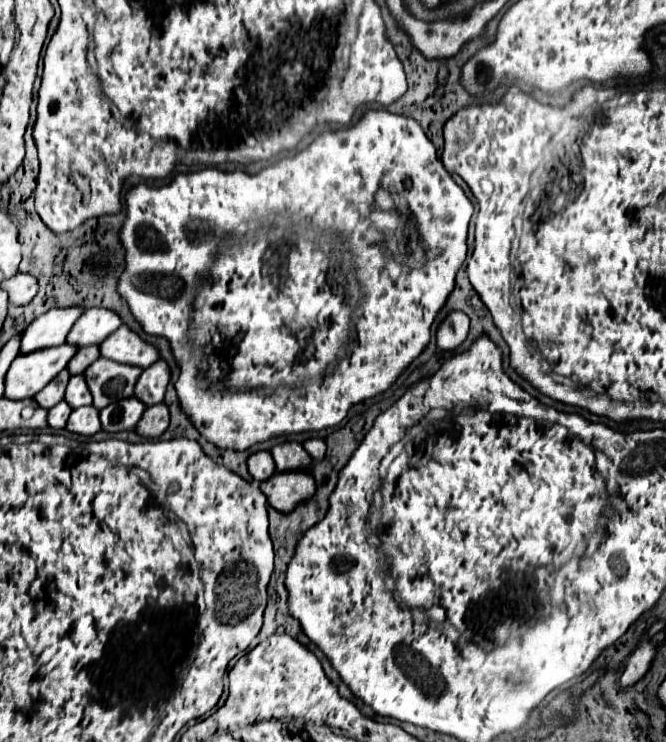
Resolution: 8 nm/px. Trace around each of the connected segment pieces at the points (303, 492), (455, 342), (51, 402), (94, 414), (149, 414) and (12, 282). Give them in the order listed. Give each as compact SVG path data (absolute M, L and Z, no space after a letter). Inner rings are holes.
M275 472L269 482L261 482L269 506L281 514L293 512L299 504L307 502L315 494L315 480L311 474L279 474Z
M451 312L437 330L437 346L445 352L459 348L469 334L469 318L463 312Z
M67 370L59 372L59 374L57 374L57 376L55 376L55 378L41 390L41 392L37 392L37 394L33 396L33 400L39 402L39 406L45 408L45 410L53 408L55 404L59 404L59 402L63 400L67 380L69 380L69 372L67 372Z
M81 406L79 410L73 410L65 428L73 434L79 434L79 436L97 434L101 430L99 410L95 410L93 406Z
M161 402L161 404L155 404L155 406L149 406L139 424L135 426L135 432L143 438L159 438L169 426L169 410L167 406Z
M15 274L13 278L5 280L3 282L3 288L9 292L9 302L15 304L15 306L25 306L29 304L37 290L39 290L39 284L37 280L31 276L31 274Z

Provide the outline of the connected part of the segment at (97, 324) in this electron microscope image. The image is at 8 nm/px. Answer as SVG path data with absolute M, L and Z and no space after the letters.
M91 308L79 316L75 326L69 330L65 342L77 348L99 344L103 342L103 338L113 334L119 326L121 326L121 320L115 312L105 308Z

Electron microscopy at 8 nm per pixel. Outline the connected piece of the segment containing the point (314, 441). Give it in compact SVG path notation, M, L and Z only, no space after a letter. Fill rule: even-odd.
M311 438L311 440L307 440L307 442L303 444L303 448L309 452L309 456L311 456L315 462L319 462L319 460L325 458L325 442L323 442L321 438Z

